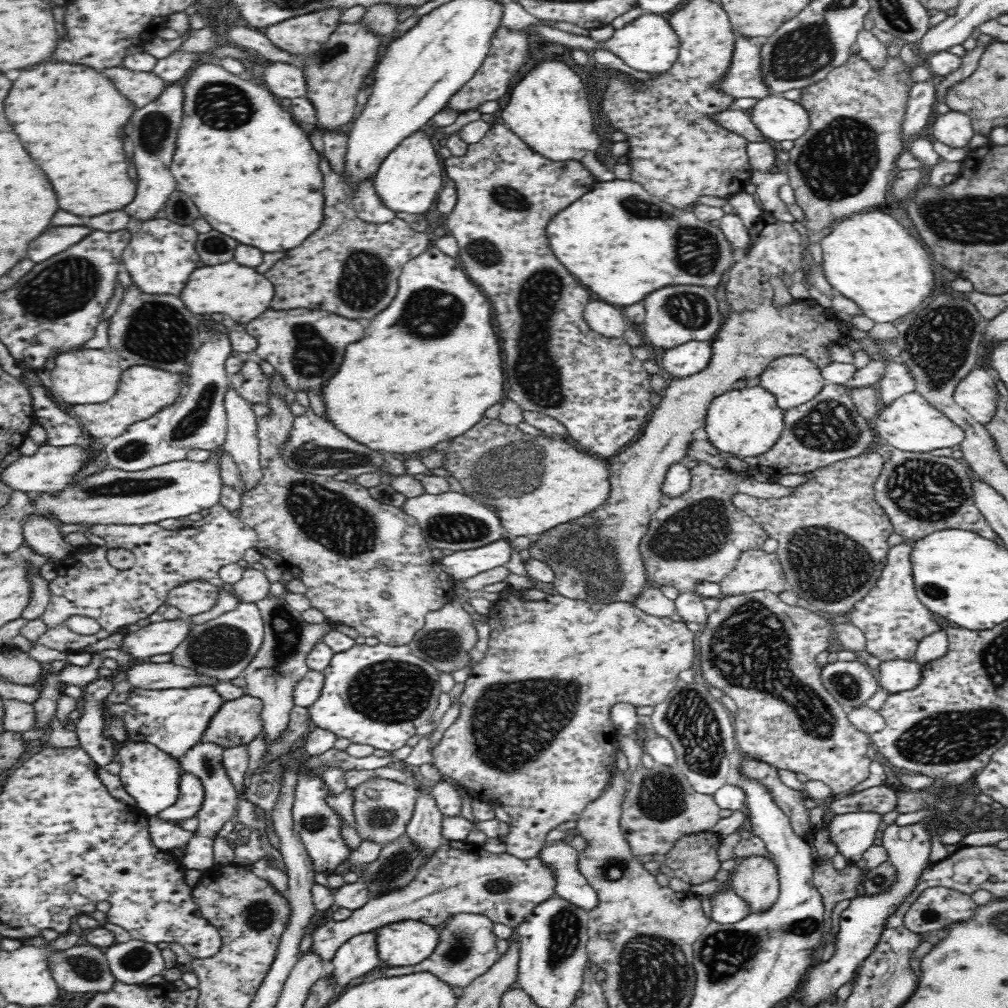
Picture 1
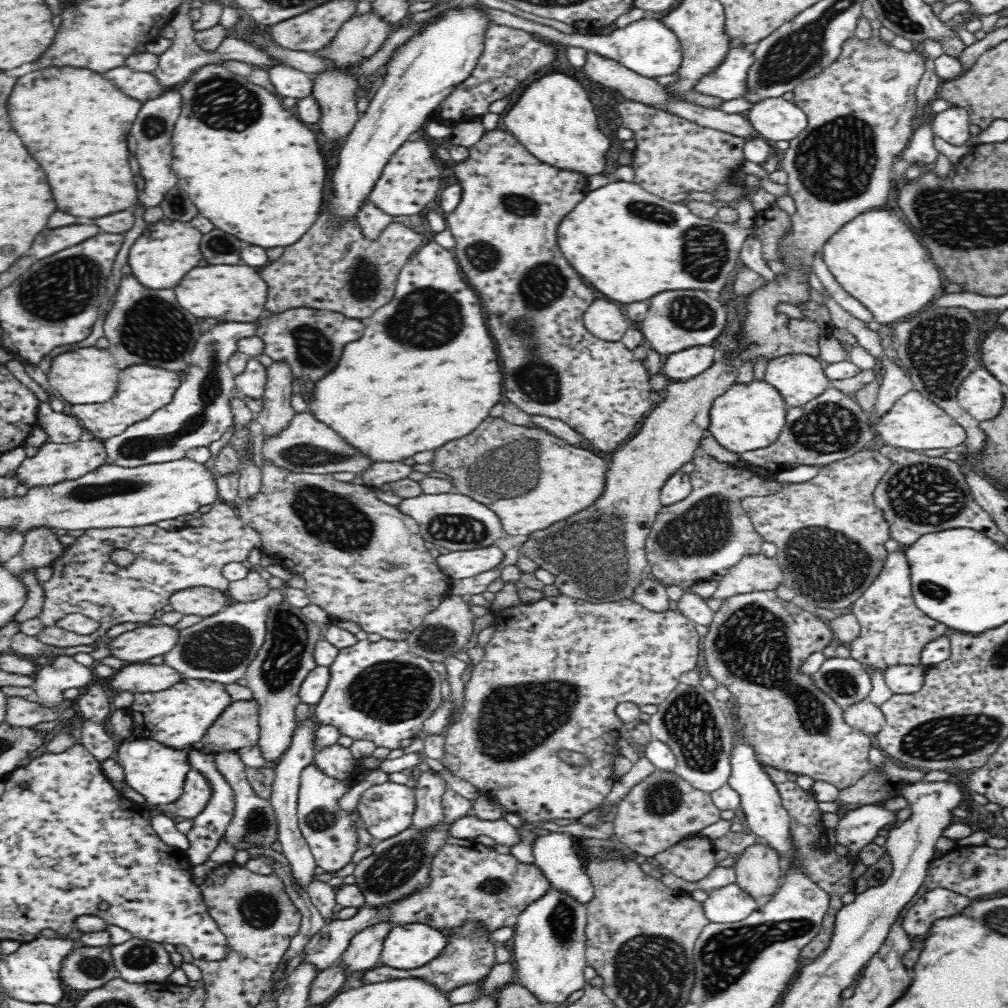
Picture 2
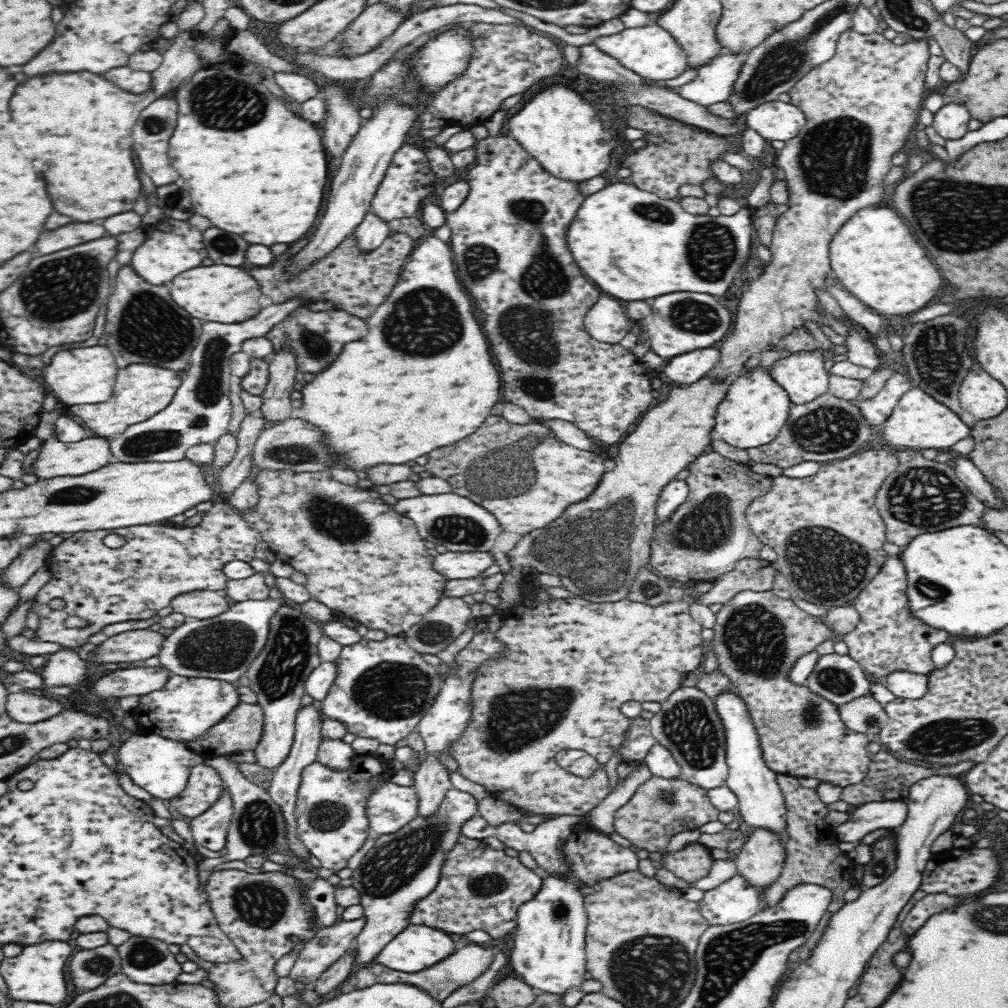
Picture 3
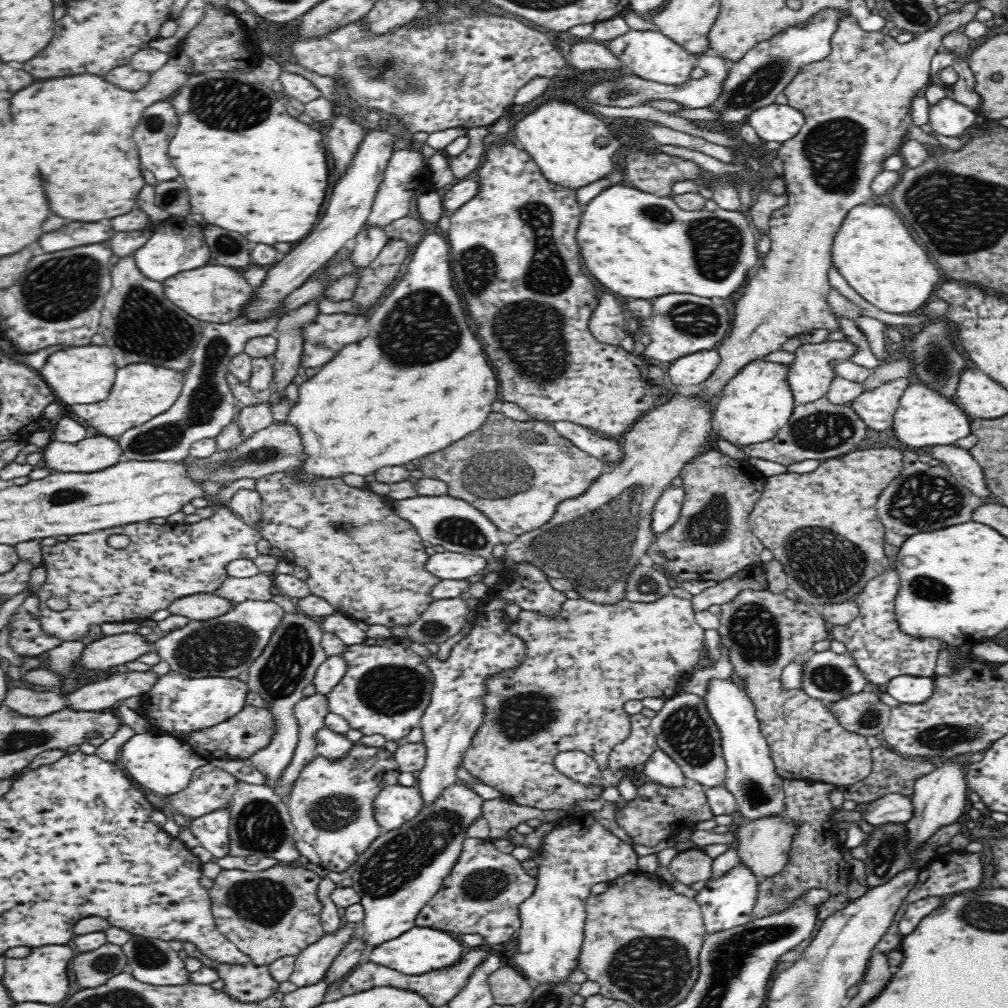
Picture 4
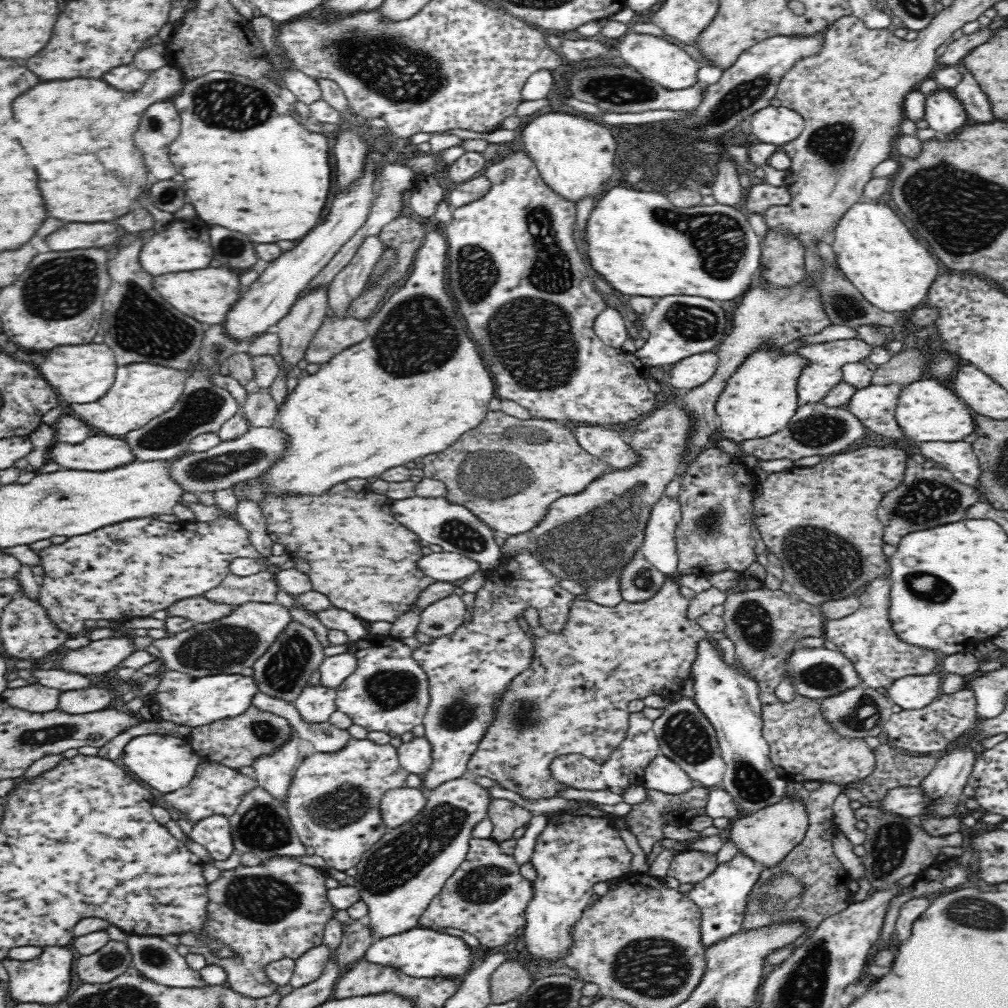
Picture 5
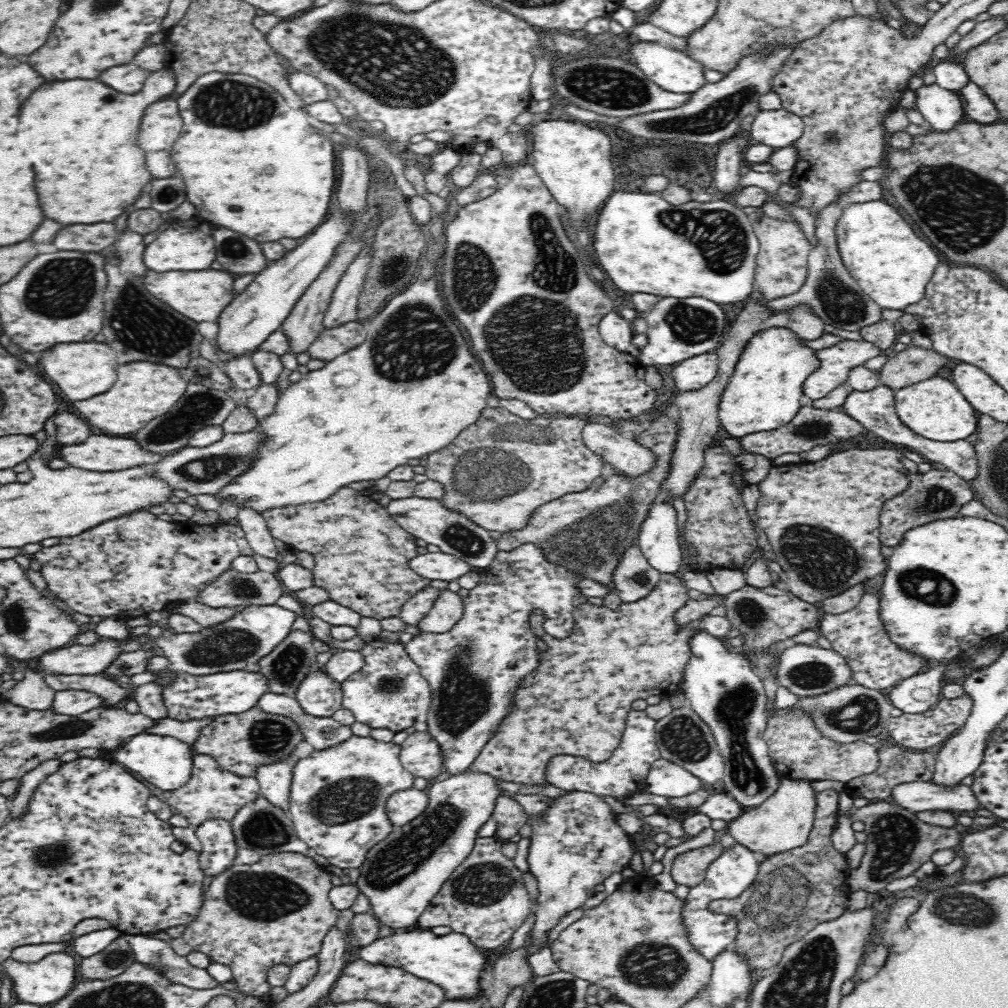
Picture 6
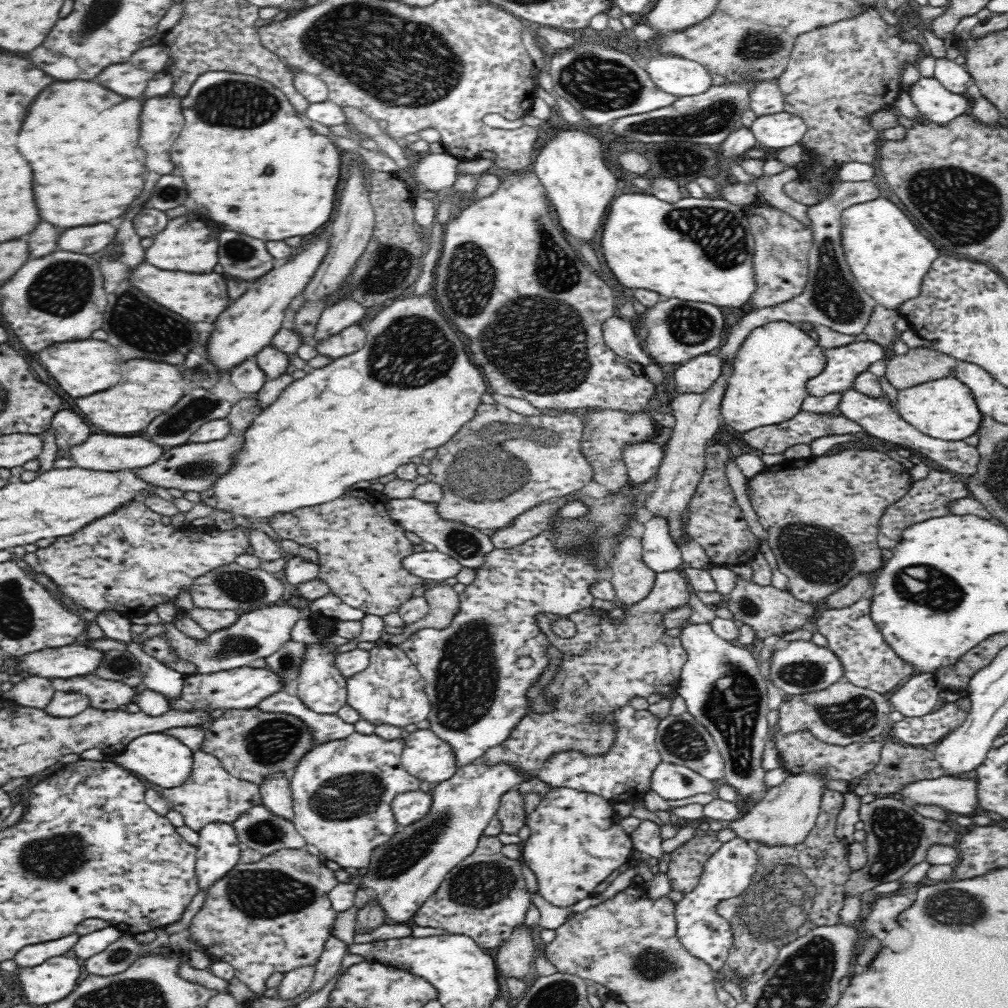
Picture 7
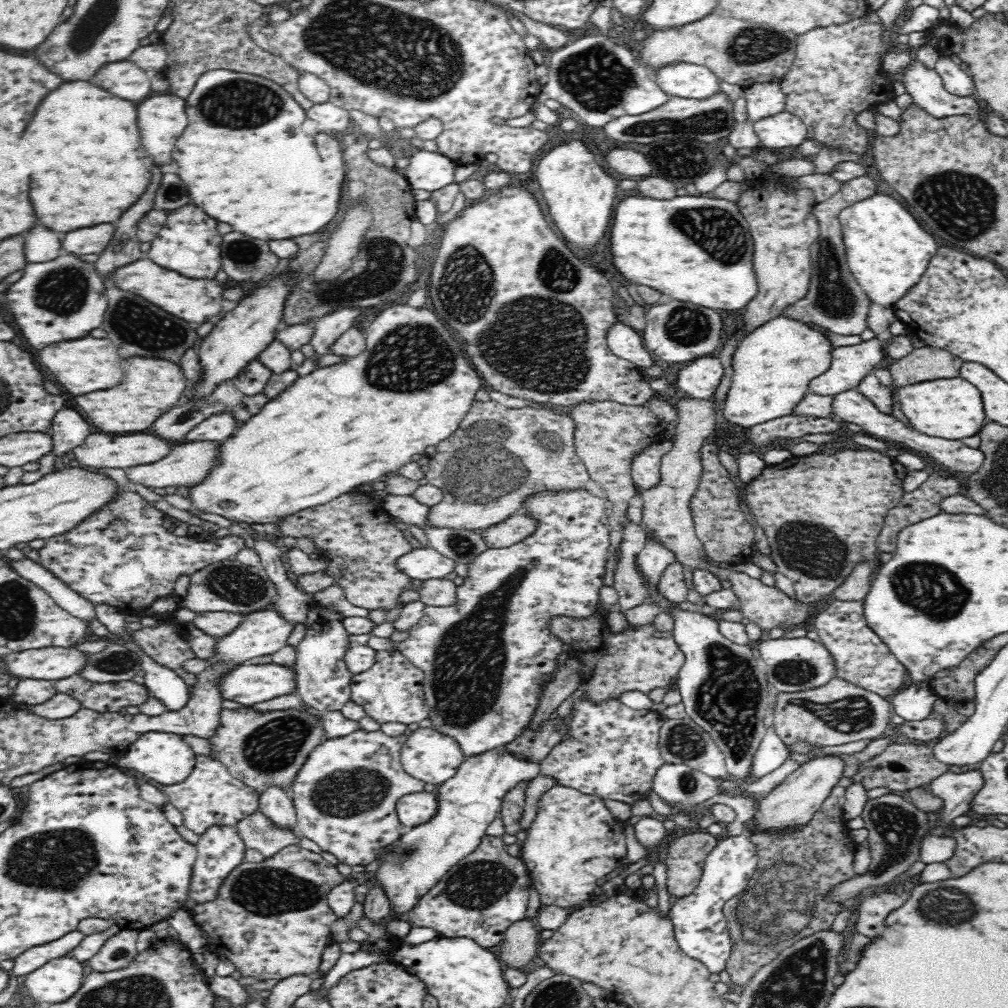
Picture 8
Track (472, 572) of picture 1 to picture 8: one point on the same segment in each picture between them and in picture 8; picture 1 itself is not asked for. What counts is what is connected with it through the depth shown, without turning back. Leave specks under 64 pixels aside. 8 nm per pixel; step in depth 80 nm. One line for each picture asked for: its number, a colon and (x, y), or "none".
2: (457, 565)
3: (453, 565)
4: (447, 565)
5: (443, 566)
6: (438, 565)
7: (434, 565)
8: (424, 563)

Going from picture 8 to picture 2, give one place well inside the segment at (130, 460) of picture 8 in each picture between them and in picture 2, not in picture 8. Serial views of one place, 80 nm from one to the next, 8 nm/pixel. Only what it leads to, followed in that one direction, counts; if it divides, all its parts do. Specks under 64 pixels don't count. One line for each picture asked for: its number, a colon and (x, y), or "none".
2: (54, 462)
3: (56, 458)
4: (91, 454)
5: (96, 453)
6: (98, 453)
7: (100, 452)

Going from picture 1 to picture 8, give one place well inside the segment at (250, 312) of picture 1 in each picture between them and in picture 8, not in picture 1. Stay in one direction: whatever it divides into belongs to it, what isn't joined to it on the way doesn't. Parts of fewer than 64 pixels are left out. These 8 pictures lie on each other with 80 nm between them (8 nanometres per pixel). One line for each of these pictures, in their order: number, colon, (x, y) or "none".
2: (220, 293)
3: (227, 294)
4: (214, 294)
5: (206, 295)
6: (201, 296)
7: (197, 297)
8: (200, 301)

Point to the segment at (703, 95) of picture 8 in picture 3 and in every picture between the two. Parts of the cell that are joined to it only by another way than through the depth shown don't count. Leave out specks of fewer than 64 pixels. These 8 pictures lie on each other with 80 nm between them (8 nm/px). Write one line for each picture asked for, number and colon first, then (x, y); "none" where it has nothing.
3: (649, 51)
4: (651, 55)
5: (655, 58)
6: (671, 69)
7: (681, 77)

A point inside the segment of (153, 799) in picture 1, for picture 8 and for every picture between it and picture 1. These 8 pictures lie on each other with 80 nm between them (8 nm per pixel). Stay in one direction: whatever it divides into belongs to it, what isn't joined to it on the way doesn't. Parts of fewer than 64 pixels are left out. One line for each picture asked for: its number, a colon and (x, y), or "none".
2: (157, 771)
3: (162, 766)
4: (165, 764)
5: (167, 763)
6: (166, 762)
7: (161, 758)
8: (167, 758)

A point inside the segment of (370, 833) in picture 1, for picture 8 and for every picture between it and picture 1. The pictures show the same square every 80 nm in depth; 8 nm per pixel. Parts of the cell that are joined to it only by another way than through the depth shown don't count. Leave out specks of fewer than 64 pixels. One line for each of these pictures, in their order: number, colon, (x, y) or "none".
2: (386, 809)
3: (391, 806)
4: (394, 805)
5: (400, 805)
6: (404, 806)
7: (412, 806)
8: (414, 809)

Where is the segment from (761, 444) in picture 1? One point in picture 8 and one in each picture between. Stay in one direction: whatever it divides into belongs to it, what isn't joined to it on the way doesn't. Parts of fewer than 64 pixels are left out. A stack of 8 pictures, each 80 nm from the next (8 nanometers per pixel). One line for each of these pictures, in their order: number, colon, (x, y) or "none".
2: (748, 416)
3: (755, 408)
4: (755, 404)
5: (761, 397)
6: (765, 391)
7: (770, 372)
8: (773, 365)

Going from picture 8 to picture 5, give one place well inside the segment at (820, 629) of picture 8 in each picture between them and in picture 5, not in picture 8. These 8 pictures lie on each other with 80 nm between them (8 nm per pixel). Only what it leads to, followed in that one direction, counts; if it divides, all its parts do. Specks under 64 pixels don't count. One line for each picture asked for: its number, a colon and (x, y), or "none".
5: (866, 638)
6: (877, 663)
7: (867, 660)

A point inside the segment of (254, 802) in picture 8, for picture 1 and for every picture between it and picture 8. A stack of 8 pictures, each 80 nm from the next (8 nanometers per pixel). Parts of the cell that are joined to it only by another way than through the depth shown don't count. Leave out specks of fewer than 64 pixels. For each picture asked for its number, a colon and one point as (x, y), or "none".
1: (191, 790)
2: (197, 790)
3: (205, 786)
4: (211, 788)
5: (215, 789)
6: (212, 792)
7: (210, 794)

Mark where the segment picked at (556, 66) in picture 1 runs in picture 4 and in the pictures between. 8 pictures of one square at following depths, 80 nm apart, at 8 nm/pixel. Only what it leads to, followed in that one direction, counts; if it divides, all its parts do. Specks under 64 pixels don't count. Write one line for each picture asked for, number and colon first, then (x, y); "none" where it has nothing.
2: (554, 120)
3: (558, 128)
4: (572, 148)

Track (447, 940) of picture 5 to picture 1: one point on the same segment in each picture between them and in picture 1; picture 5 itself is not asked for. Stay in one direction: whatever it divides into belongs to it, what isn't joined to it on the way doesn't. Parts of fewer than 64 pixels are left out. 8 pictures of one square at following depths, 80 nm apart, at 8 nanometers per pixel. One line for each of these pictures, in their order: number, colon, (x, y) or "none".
1: (406, 943)
2: (410, 946)
3: (418, 947)
4: (419, 950)

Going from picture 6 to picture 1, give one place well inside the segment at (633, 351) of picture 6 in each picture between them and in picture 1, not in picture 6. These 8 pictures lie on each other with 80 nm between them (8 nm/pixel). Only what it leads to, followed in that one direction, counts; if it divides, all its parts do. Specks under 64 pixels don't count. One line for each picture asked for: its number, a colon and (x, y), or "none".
1: (604, 318)
2: (604, 319)
3: (606, 321)
4: (607, 322)
5: (609, 325)

